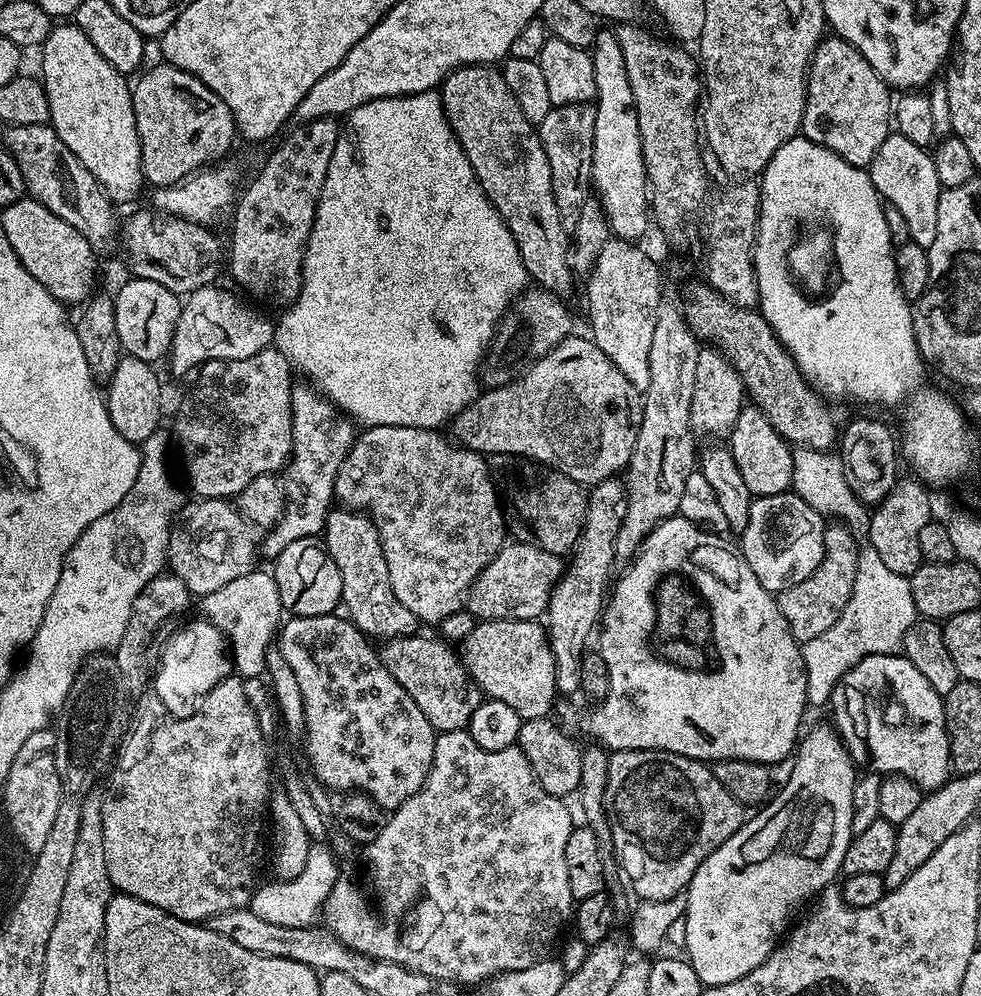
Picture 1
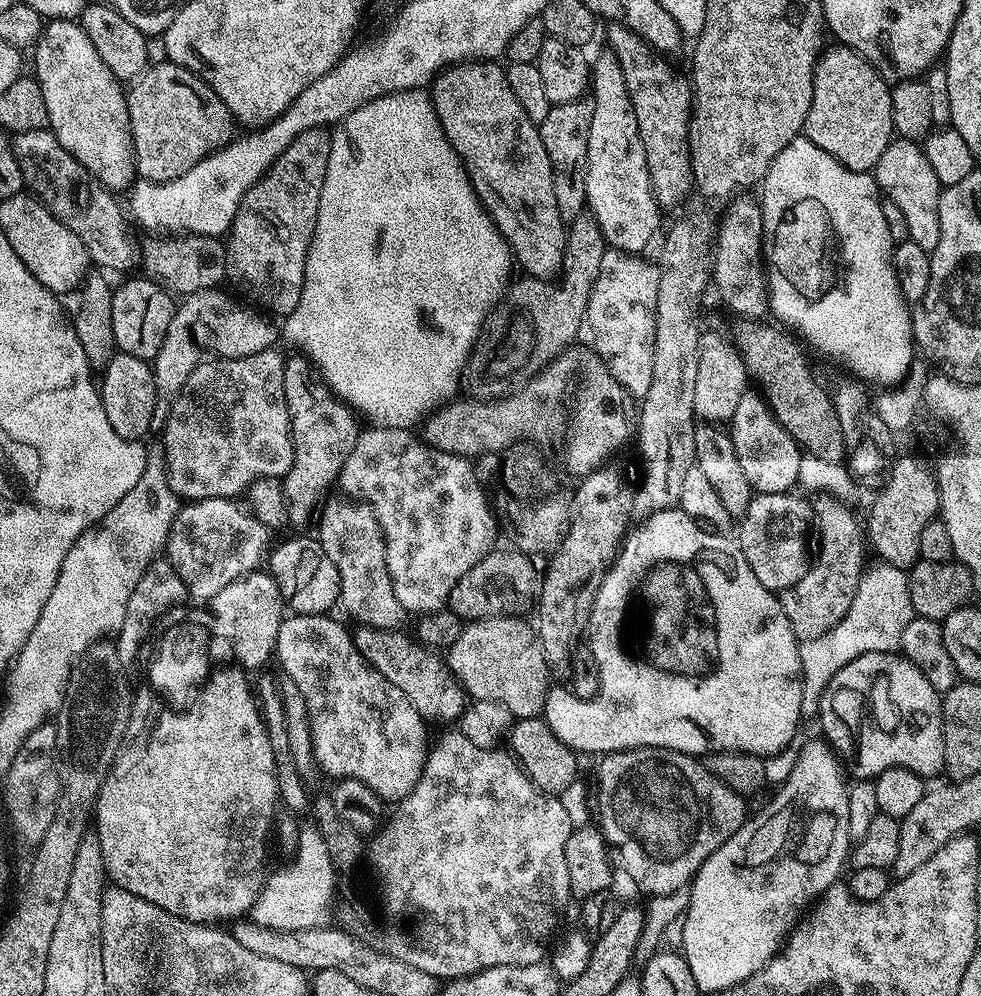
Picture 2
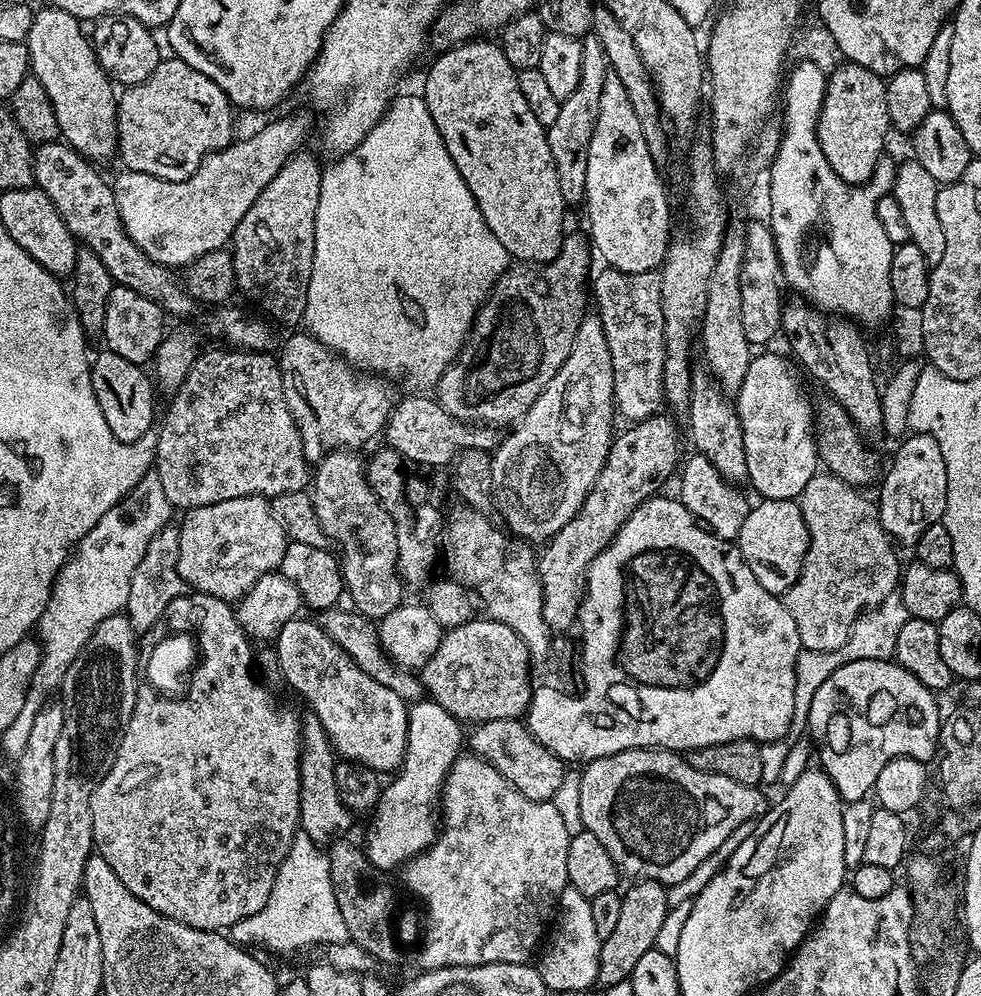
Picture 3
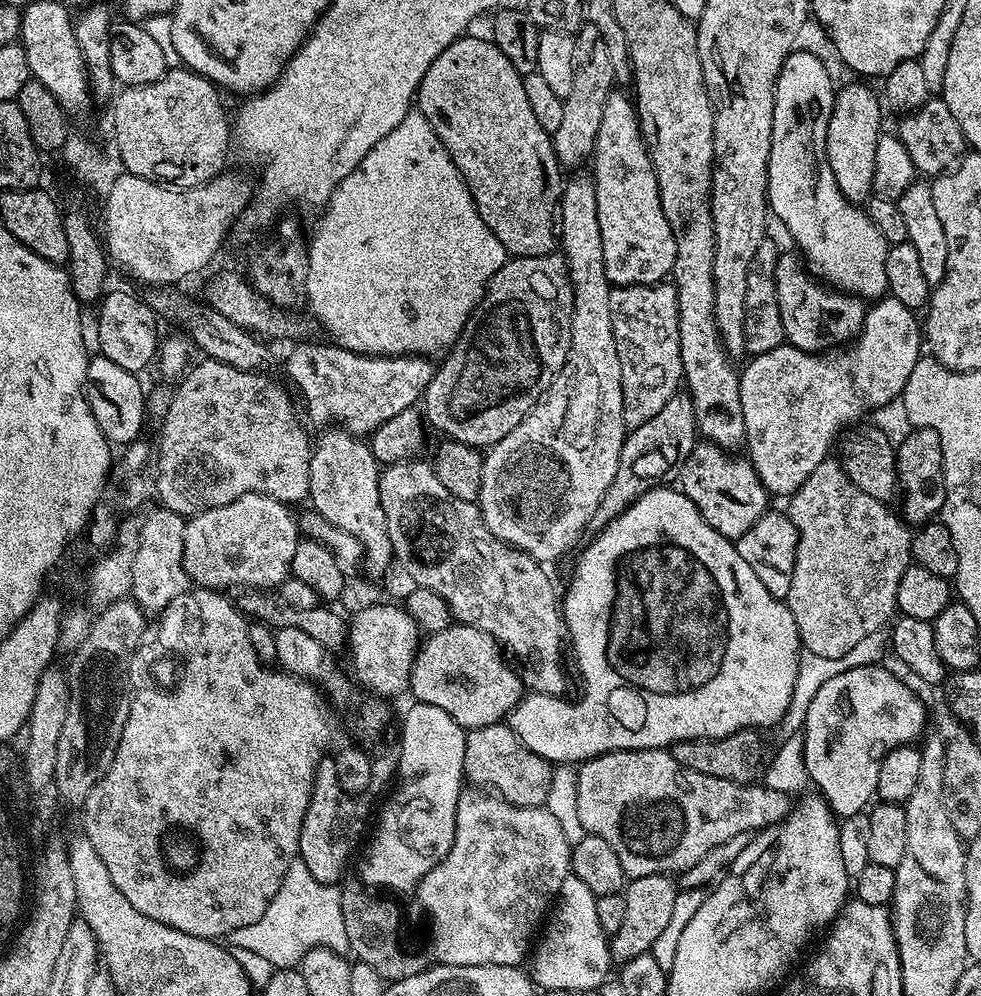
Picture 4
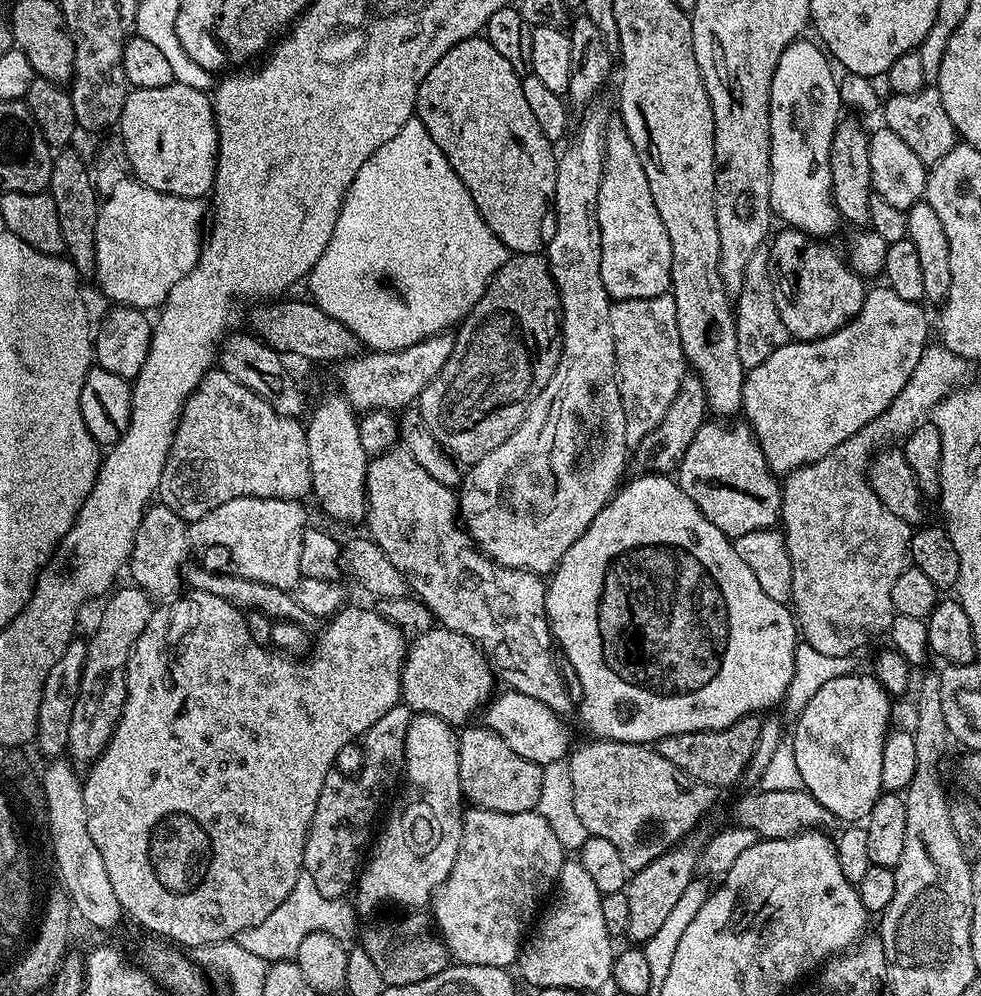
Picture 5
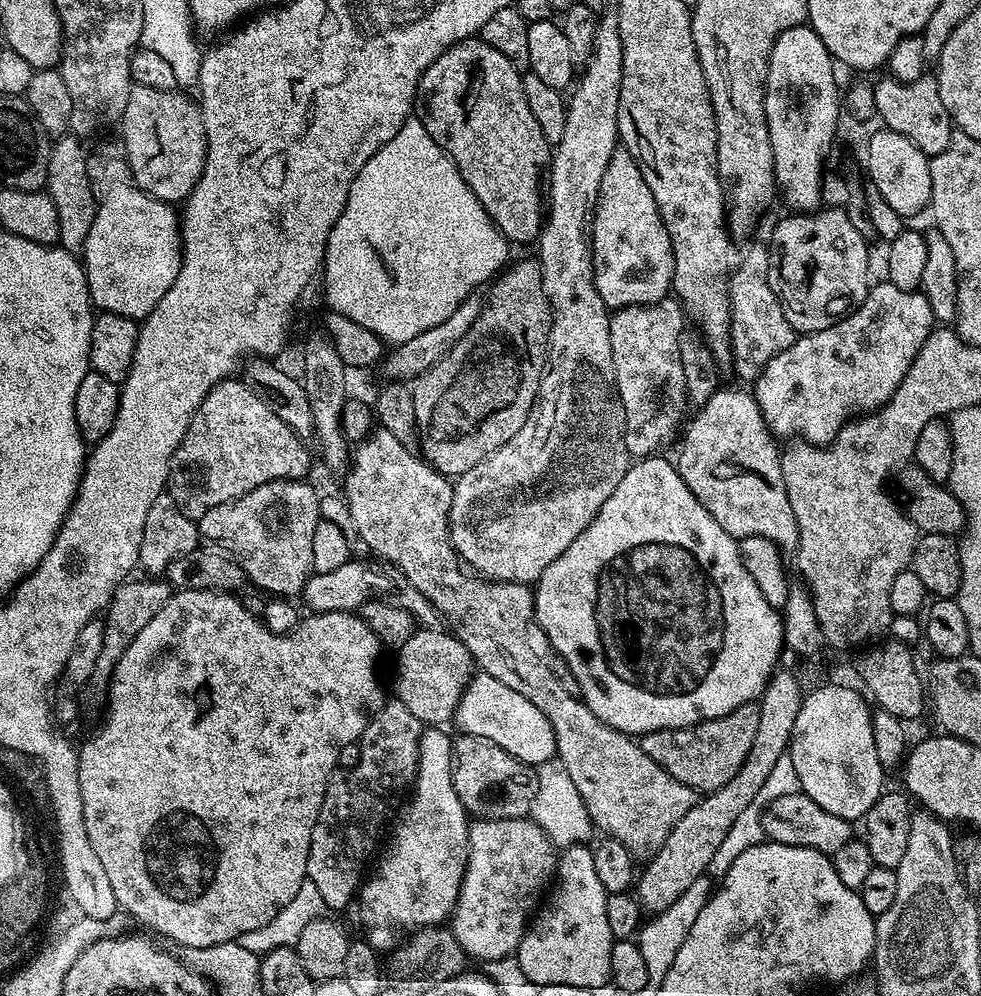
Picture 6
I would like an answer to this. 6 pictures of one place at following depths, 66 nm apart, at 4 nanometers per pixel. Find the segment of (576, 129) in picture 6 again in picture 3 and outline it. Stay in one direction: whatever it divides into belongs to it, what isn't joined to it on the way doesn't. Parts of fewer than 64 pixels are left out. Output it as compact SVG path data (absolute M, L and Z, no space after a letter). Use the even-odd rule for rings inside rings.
M588 314L585 315L584 321L578 326L578 334L576 335L574 346L570 350L566 362L562 362L558 374L554 374L554 378L550 378L546 390L542 390L542 394L538 394L538 398L532 404L532 409L524 415L523 420L519 421L519 423L509 431L513 432L510 433L505 440L503 437L503 439L499 441L498 447L492 452L492 486L494 496L498 501L498 508L500 504L500 516L508 523L509 529L507 528L507 531L511 533L513 537L519 538L524 542L533 542L532 540L547 542L560 533L562 528L574 518L574 514L578 514L582 502L590 494L590 490L594 486L594 482L598 478L598 474L602 470L602 466L608 457L608 451L614 439L614 431L612 432L612 416L614 417L614 370L610 362L610 348L606 346L606 336L602 330L602 322L599 316Z

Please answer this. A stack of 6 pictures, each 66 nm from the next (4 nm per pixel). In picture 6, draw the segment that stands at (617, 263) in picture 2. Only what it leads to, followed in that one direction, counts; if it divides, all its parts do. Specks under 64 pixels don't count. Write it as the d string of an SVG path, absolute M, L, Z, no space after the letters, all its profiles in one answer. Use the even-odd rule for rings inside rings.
M665 298L653 304L643 304L642 306L630 306L629 308L617 308L611 313L608 321L610 326L610 350L612 351L612 361L616 371L616 392L620 396L620 401L624 407L624 441L629 457L643 458L659 453L660 448L664 448L672 440L672 435L681 431L685 423L684 408L689 405L686 394L686 374L682 374L682 354L680 353L680 336L686 331L686 317L684 309L680 306L680 301L675 298Z

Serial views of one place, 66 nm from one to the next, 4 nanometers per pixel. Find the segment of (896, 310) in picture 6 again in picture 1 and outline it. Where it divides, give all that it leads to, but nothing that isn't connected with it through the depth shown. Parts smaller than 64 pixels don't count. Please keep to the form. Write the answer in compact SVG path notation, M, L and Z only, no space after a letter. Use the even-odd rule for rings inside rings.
M745 406L738 414L738 422L732 428L726 443L734 454L734 463L742 474L752 497L773 496L789 491L792 487L792 453L789 441L779 436L770 426L766 414L755 406Z

